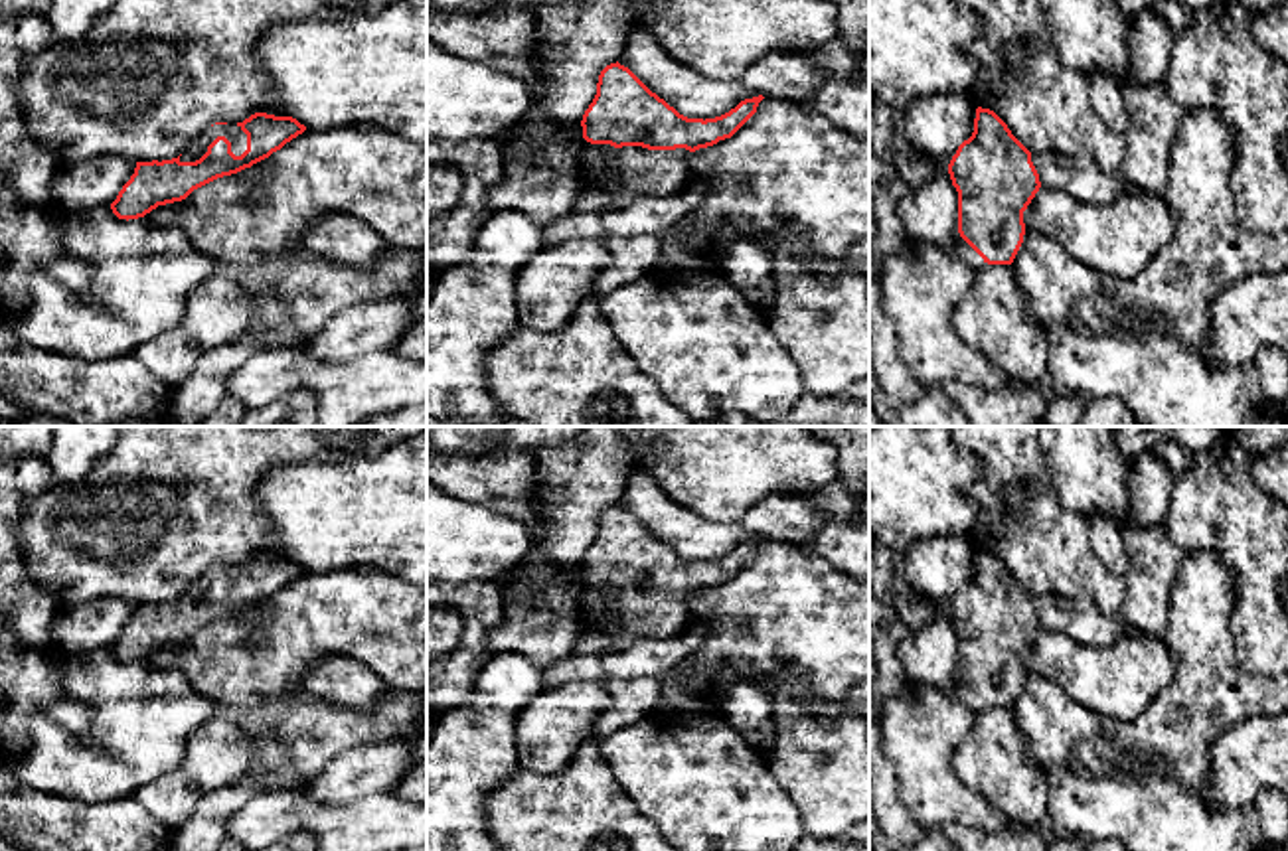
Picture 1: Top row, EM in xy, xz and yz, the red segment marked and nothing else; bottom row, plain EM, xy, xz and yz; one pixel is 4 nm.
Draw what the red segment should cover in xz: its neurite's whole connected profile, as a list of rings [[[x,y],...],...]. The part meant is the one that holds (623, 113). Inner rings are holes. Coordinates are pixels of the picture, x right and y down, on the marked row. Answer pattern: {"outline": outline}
{"outline": [[[618,61],[606,65],[581,126],[587,142],[616,148],[622,192],[612,195],[583,184],[577,203],[561,219],[541,227],[541,247],[581,237],[606,241],[604,211],[618,209],[640,193],[666,195],[687,186],[689,154],[731,138],[763,99],[745,99],[715,118],[687,118],[628,67]]]}

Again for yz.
{"outline": [[[976,109],[974,132],[964,140],[948,164],[958,192],[958,233],[948,249],[972,269],[1011,265],[1025,235],[1023,211],[1039,188],[1063,190],[1083,203],[1112,203],[1138,188],[1118,172],[1106,174],[1088,158],[1053,152],[1029,152],[990,109]]]}

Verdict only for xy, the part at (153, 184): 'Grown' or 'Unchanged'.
Grown

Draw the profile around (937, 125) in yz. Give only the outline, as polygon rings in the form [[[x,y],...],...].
[[[970,93],[919,99],[903,113],[905,134],[938,172],[946,170],[958,146],[974,132],[976,109]]]

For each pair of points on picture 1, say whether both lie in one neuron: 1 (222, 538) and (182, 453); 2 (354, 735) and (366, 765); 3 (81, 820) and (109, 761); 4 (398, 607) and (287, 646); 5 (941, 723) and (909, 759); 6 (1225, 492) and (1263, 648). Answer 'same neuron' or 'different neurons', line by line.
1: same neuron
2: different neurons
3: different neurons
4: same neuron
5: same neuron
6: same neuron

